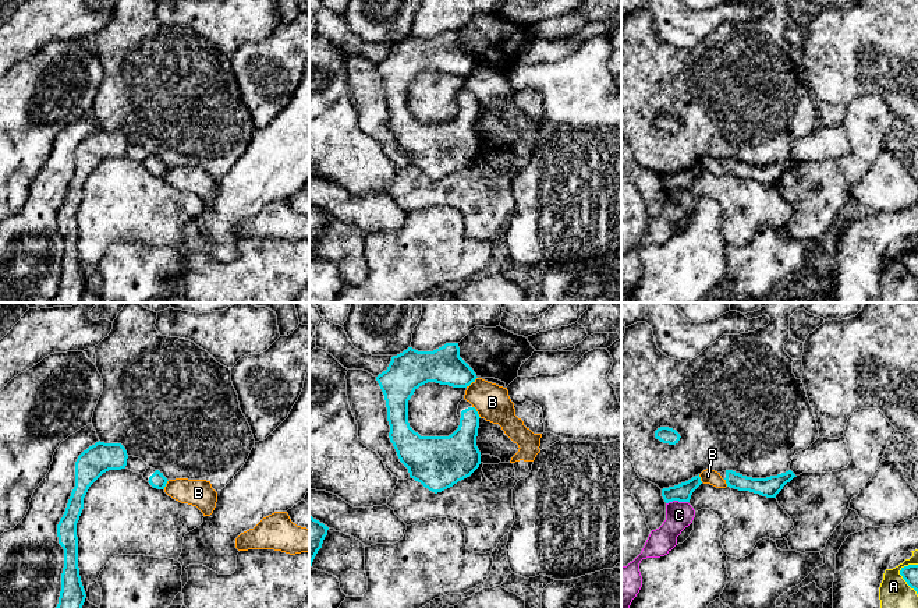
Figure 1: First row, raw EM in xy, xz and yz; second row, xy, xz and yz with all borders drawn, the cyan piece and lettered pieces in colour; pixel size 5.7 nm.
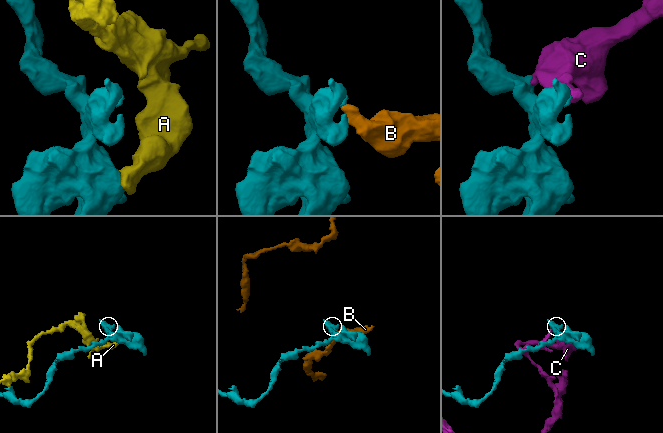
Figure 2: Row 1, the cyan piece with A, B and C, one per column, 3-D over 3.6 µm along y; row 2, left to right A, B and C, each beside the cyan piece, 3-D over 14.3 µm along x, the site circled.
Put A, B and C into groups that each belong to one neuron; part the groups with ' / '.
A / B / C

